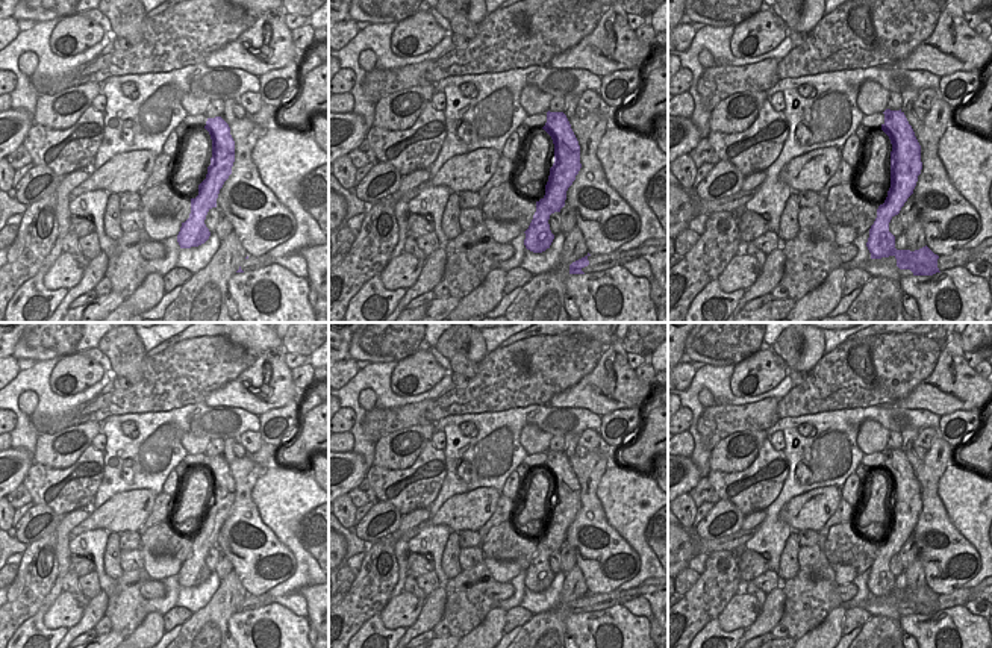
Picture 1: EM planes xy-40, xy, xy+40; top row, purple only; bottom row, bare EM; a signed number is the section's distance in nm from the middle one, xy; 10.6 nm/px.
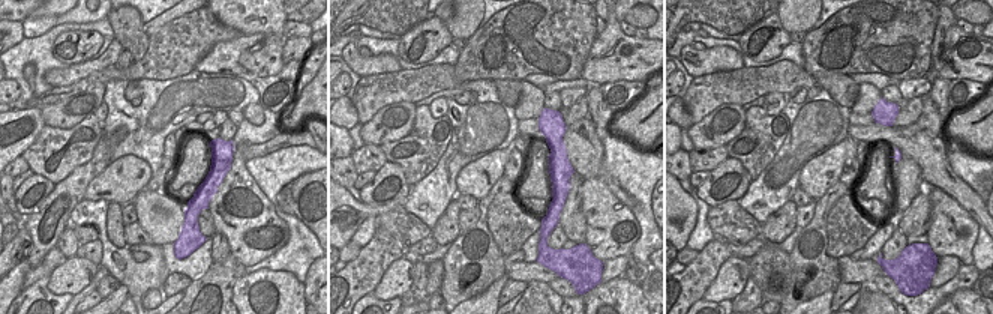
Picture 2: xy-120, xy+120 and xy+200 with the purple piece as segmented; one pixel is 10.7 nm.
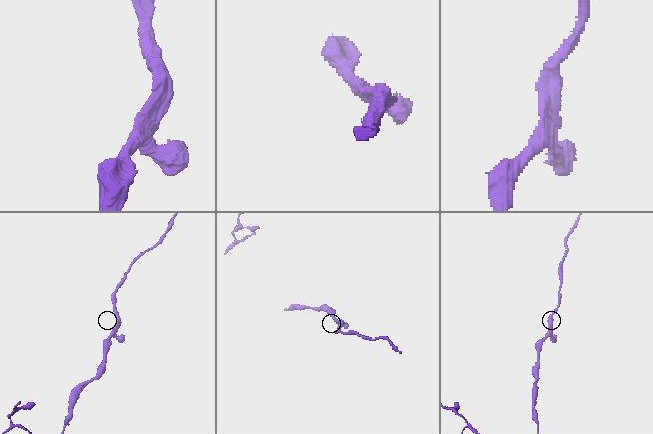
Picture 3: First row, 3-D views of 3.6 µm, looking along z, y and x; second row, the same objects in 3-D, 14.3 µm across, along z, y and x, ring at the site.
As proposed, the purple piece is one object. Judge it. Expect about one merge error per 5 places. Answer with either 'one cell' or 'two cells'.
one cell

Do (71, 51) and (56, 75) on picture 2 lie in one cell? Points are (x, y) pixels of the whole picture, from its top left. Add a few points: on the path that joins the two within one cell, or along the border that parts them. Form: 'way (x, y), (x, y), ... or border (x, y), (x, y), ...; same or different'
border (87, 59), (71, 65); different

